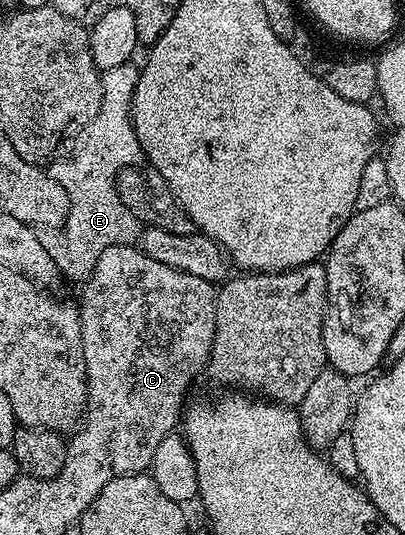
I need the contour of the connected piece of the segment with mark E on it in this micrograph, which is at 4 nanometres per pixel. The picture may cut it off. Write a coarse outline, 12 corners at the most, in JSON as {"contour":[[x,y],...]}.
{"contour":[[128,60],[102,73],[100,109],[57,174],[66,221],[41,234],[59,274],[92,275],[140,222],[117,182],[144,157]]}

